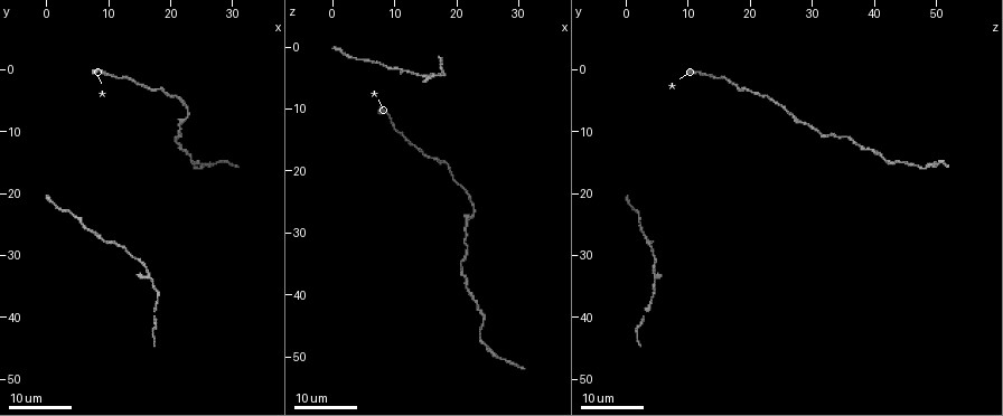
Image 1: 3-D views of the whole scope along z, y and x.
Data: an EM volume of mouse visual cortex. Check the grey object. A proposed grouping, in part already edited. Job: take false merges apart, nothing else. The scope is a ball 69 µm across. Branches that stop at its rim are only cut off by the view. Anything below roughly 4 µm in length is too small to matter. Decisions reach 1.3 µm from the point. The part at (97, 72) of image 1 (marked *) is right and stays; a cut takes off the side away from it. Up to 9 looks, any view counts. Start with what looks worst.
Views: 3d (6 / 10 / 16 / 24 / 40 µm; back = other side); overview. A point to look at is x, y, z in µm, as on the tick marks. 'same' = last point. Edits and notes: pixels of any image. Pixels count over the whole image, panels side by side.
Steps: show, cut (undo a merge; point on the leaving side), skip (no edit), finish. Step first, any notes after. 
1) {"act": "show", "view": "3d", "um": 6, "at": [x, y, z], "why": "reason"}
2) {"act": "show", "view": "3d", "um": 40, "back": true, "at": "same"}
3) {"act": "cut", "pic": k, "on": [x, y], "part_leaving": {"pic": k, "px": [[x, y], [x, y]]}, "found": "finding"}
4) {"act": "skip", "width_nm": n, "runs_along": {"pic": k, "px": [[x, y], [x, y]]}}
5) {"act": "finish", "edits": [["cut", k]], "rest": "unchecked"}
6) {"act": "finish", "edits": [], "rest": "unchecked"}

{"act": "show", "view": "3d", "um": 24, "at": [27.5, 15.0, 50.5], "why": "thin neck"}

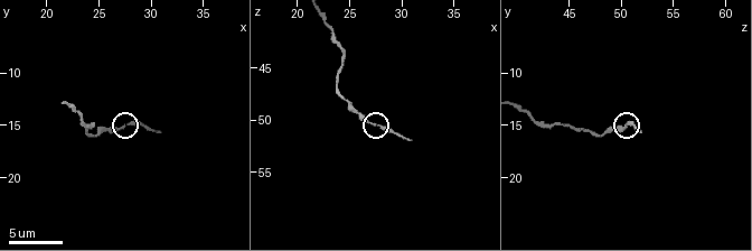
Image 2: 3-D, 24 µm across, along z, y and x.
{"act": "show", "view": "3d", "um": 10, "at": [27.6, 15.2, 50.6]}

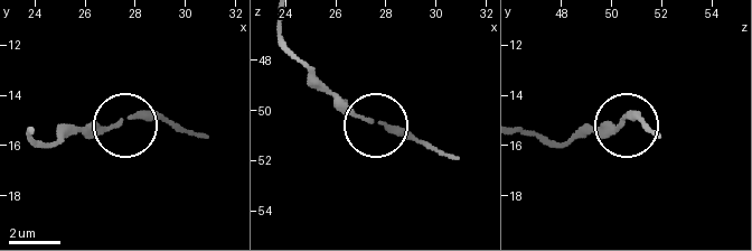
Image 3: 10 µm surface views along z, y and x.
{"act": "skip", "runs_along": {"pic": 3, "px": [[30, 132], [55, 143], [132, 119], [181, 126]]}, "found": "all the same neuron"}

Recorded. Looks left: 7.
{"act": "show", "view": "3d", "um": 6, "at": [23.2, 14.0, 41.6], "why": "thin neck"}

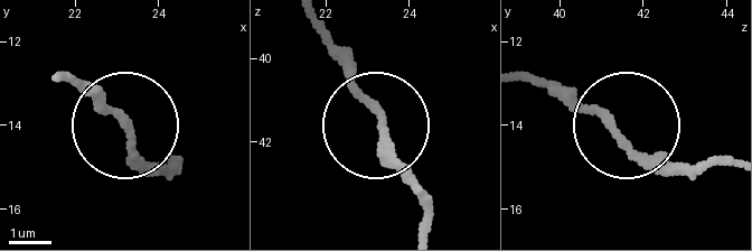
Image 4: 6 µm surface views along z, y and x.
{"act": "skip", "runs_along": {"pic": 4, "px": [[57, 80], [78, 84], [168, 173]]}, "found": "continuous, no second neuron"}

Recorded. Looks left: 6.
{"act": "show", "view": "3d", "um": 24, "at": [21.5, 8.5, 29.0], "why": "sudden change in width"}

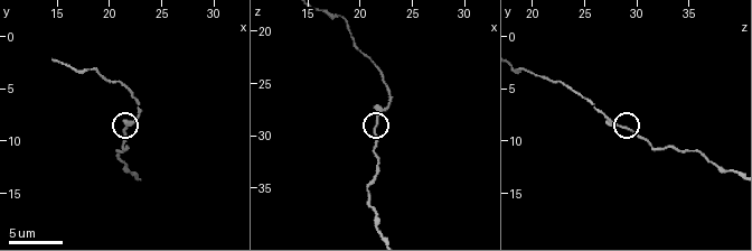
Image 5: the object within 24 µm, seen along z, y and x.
{"act": "show", "view": "3d", "um": 10, "at": [21.6, 8.6, 29.0]}

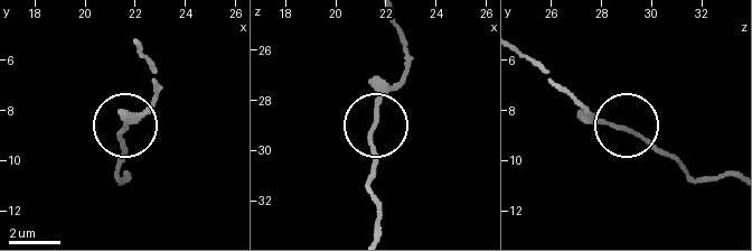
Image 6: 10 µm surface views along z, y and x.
{"act": "skip", "runs_along": {"pic": 6, "px": [[391, 20], [405, 72], [373, 130], [373, 173]]}, "found": "one neuron here"}

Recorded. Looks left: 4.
{"act": "show", "view": "3d", "um": 10, "at": [21.2, 12.0, 37.0], "why": "thick turns thin"}

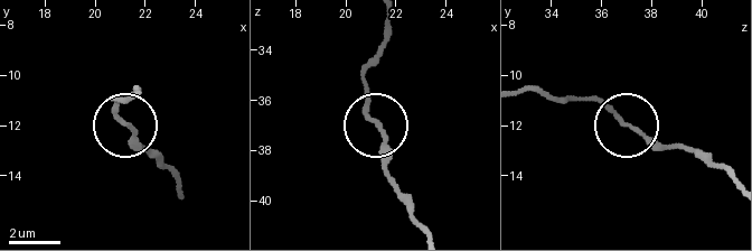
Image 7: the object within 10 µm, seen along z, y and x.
{"act": "show", "view": "3d", "um": 6, "at": [21.0, 11.8, 36.7], "why": "zoom in"}

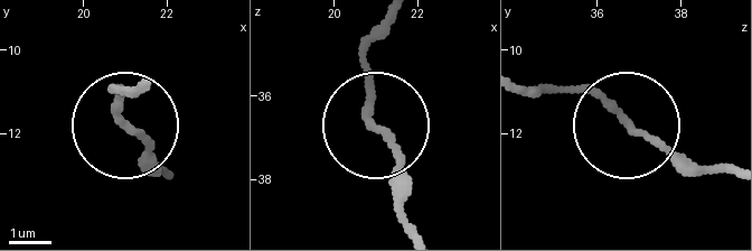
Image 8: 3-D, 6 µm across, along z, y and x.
{"act": "skip", "runs_along": {"pic": 8, "px": [[142, 86], [114, 86], [114, 98], [146, 143], [146, 168]]}, "found": "all the same neuron"}

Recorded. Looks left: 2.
{"act": "finish", "edits": [], "rest": "unchecked"}

